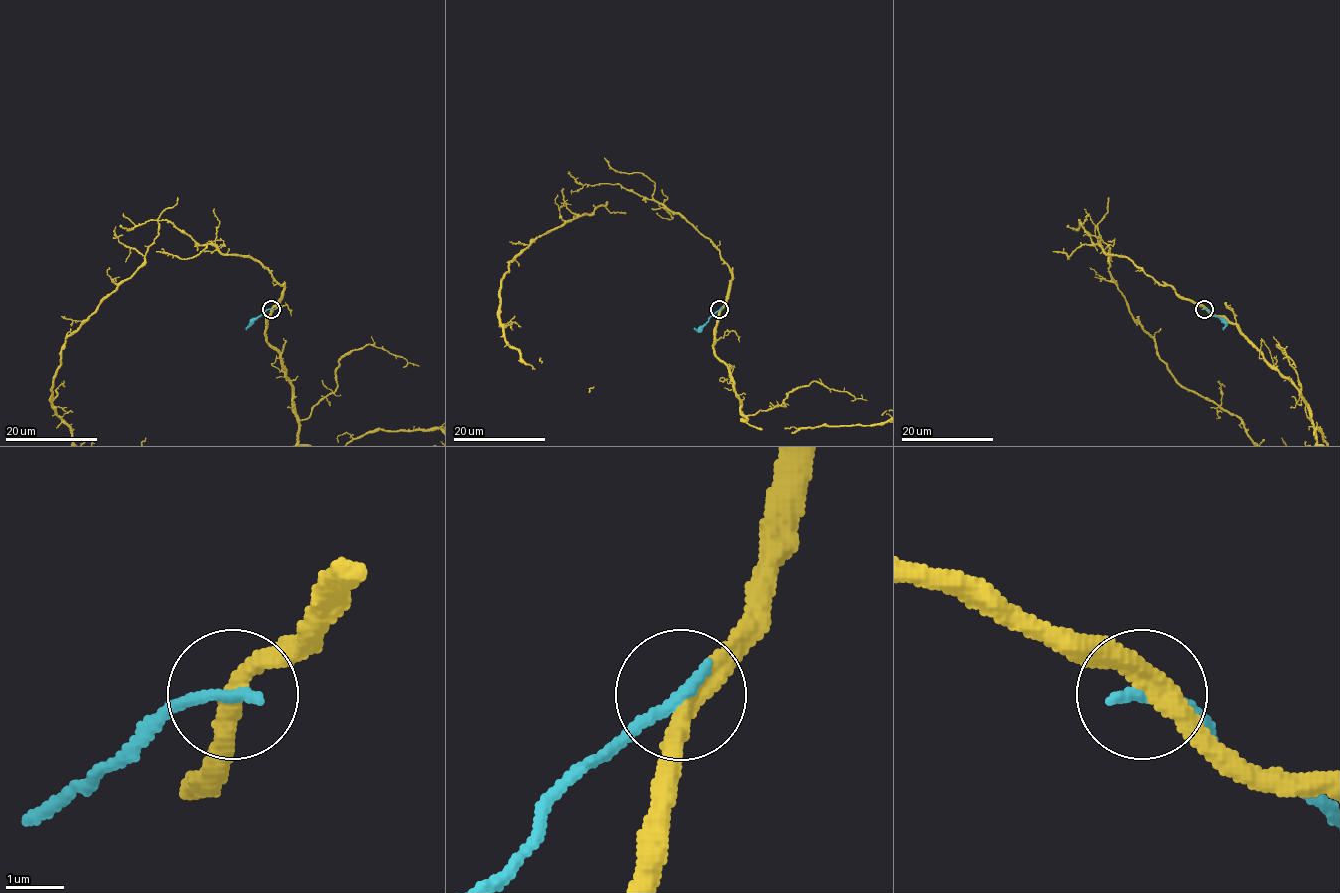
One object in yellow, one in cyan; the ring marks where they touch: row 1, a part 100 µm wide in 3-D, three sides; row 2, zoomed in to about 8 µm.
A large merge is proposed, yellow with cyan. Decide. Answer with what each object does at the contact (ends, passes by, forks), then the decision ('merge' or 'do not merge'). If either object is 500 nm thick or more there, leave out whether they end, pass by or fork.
yellow passes by; cyan ends; do not merge

